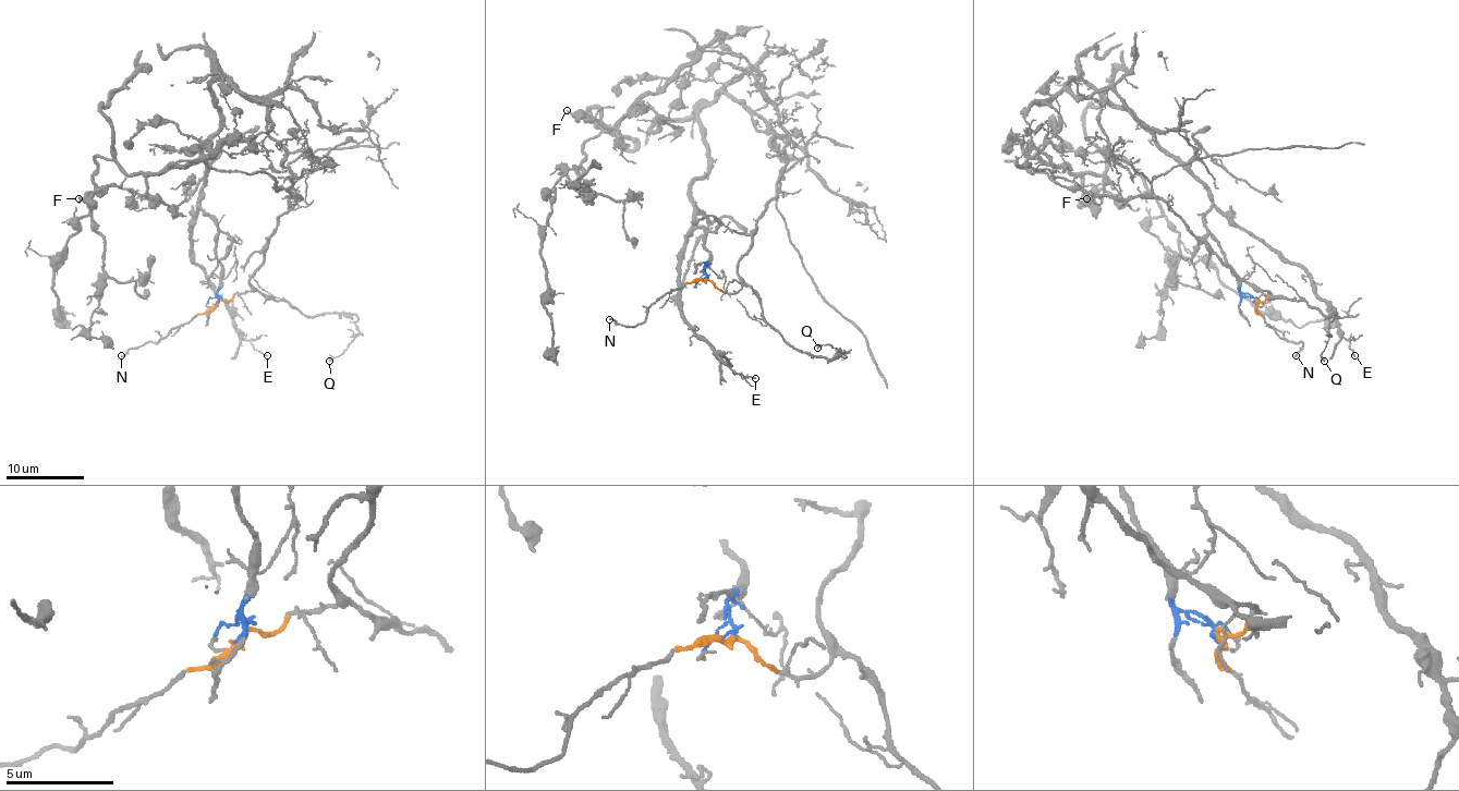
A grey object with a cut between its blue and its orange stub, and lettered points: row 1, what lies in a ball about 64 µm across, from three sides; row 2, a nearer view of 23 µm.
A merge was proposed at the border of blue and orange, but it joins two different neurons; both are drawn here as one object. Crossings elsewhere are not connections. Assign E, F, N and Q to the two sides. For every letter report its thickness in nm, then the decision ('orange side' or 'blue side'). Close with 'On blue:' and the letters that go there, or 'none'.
E: calibre 120 nm; blue side
F: calibre 190 nm; blue side
N: calibre 170 nm; orange side
Q: calibre 170 nm; orange side
On blue: E, F

